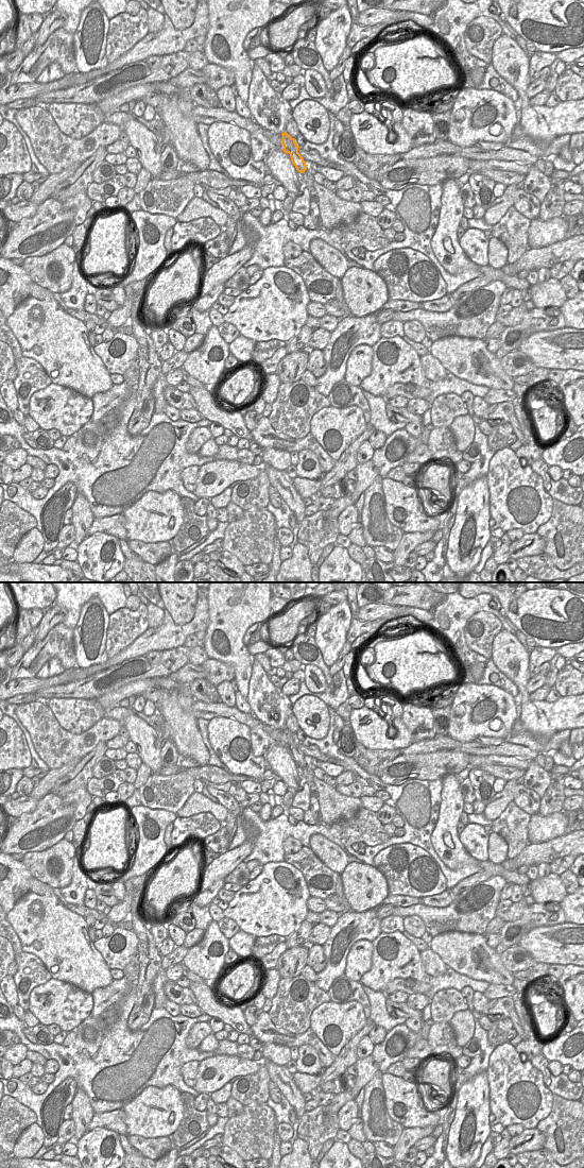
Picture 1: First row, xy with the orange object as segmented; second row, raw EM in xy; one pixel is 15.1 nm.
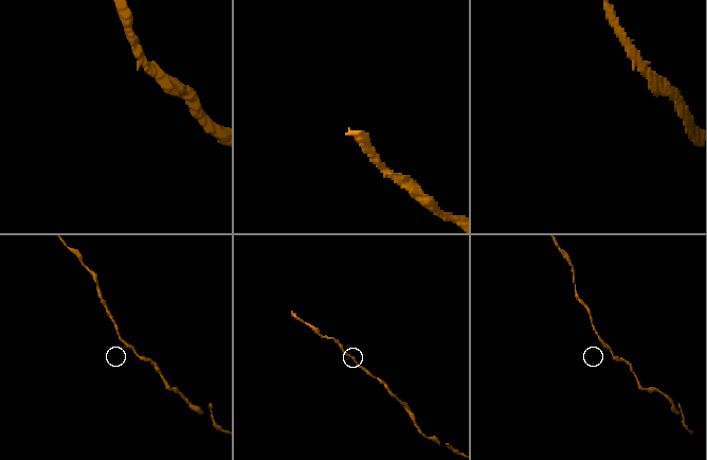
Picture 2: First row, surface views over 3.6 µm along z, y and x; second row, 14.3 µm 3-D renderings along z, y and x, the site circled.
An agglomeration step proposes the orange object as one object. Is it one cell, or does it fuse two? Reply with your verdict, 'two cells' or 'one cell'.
one cell

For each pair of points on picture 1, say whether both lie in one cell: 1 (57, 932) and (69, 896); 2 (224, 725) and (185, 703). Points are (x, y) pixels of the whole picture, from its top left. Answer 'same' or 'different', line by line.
1: different
2: different

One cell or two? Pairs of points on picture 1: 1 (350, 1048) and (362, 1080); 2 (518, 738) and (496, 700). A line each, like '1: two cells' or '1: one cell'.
1: two cells
2: two cells

